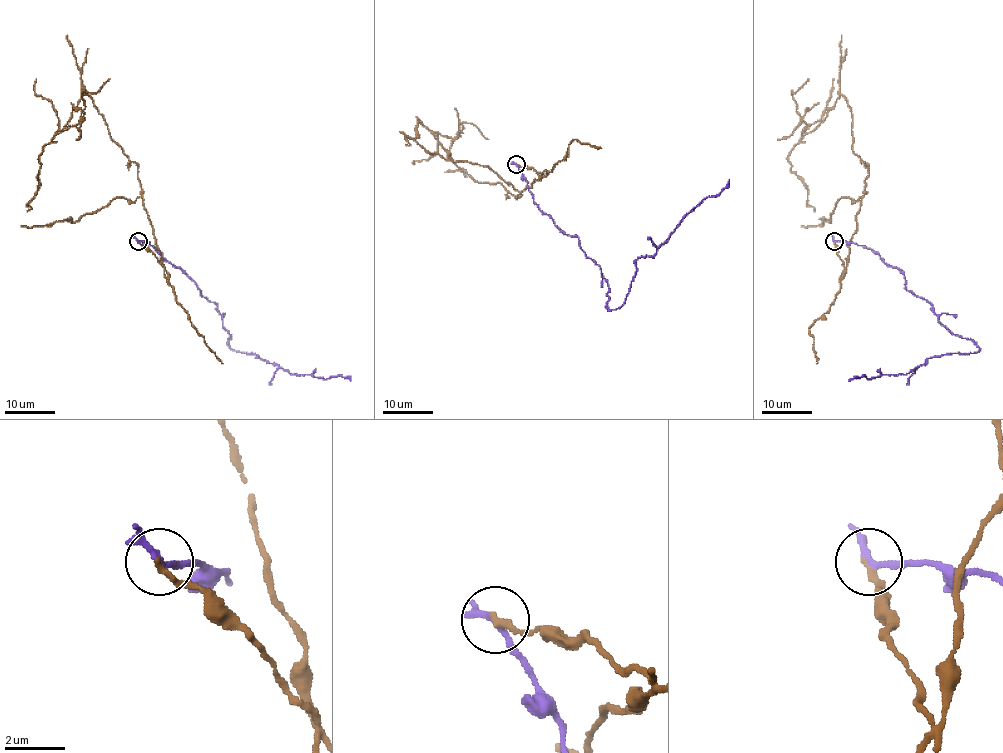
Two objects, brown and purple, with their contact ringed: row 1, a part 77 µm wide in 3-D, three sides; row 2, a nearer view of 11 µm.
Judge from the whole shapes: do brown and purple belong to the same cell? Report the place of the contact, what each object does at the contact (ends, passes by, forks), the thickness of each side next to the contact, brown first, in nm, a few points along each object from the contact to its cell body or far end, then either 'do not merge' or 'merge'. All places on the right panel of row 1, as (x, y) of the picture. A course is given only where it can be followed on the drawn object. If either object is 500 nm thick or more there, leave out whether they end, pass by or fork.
(834, 241) | brown ends | purple forks | 200/170 nm | brown via (834, 240), (845, 267), (869, 166), (852, 150), (851, 107), (841, 95), (803, 135), (792, 91), (808, 78) | purple via (834, 240), (871, 249), (895, 267), (908, 290), (979, 348), (930, 357), (906, 374), (849, 381) | do not merge

